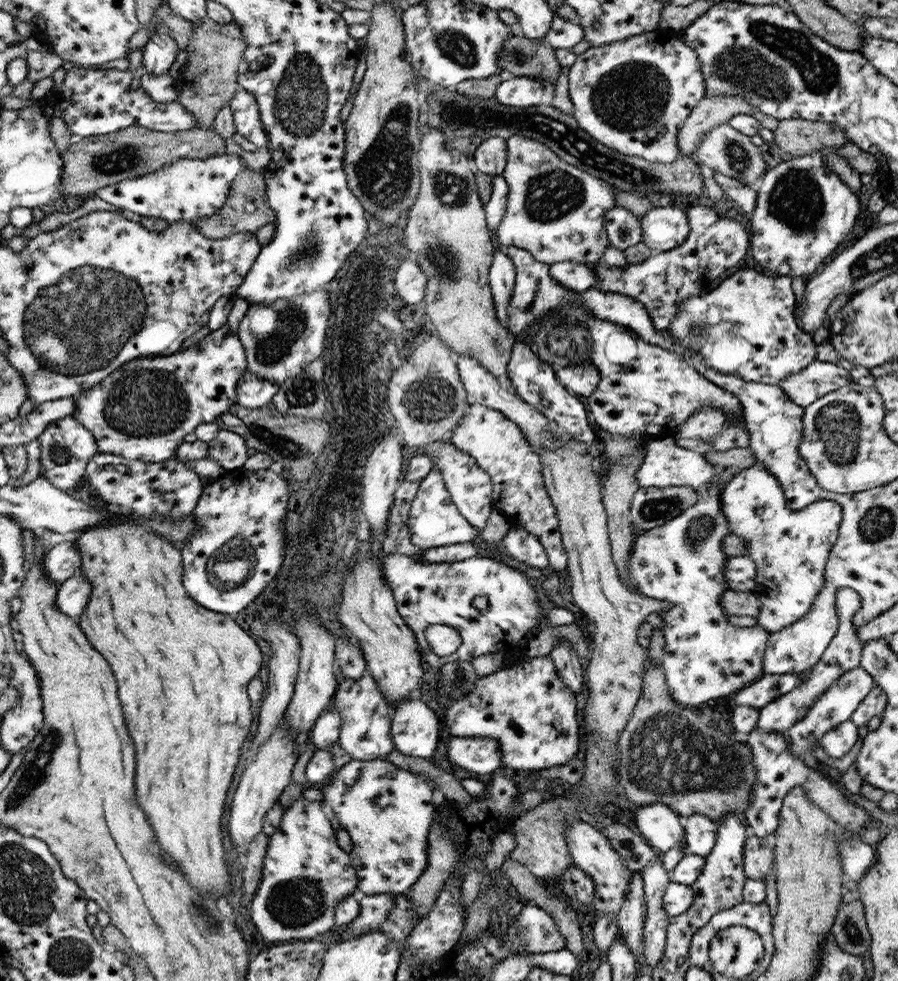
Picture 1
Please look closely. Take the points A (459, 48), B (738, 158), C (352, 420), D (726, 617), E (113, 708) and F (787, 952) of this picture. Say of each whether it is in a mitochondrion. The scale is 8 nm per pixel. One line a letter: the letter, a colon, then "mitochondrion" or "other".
A: mitochondrion
B: mitochondrion
C: other
D: other
E: other
F: other

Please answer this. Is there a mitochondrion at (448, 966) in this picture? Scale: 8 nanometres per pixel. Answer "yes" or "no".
no

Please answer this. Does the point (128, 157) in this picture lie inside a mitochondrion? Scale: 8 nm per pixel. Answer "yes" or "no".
yes

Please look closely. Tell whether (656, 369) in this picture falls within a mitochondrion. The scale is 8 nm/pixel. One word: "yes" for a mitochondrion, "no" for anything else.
no

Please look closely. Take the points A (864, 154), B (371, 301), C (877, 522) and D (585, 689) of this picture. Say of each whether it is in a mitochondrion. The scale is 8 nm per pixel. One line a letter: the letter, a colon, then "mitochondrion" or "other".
A: other
B: other
C: mitochondrion
D: other

